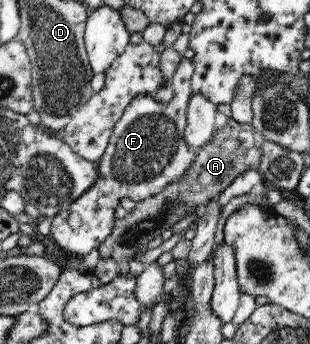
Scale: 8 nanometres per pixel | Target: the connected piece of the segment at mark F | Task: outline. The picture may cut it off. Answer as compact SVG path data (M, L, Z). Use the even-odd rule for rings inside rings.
M183 57L168 83L174 95L167 103L141 93L129 101L122 118L112 129L102 157L96 161L96 181L88 187L88 191L84 191L75 202L52 219L49 235L55 250L59 251L58 256L55 256L57 261L69 263L72 257L82 259L92 249L97 249L112 231L114 208L118 207L122 197L139 202L158 195L165 187L179 182L191 169L197 150L187 149L183 137L188 101L193 94L193 71L192 62Z

